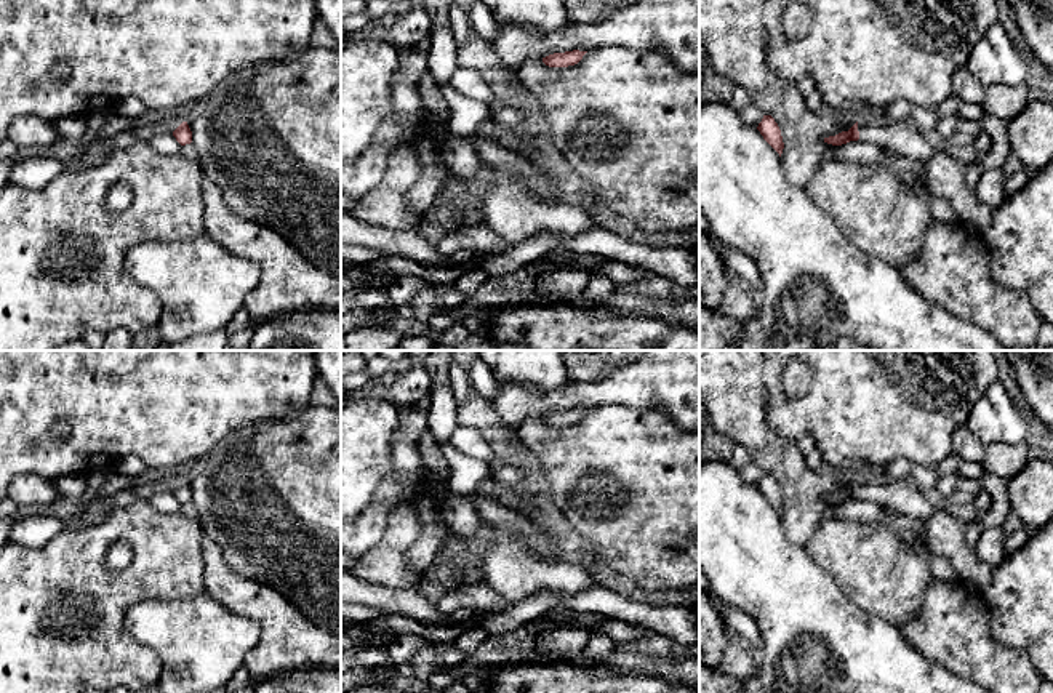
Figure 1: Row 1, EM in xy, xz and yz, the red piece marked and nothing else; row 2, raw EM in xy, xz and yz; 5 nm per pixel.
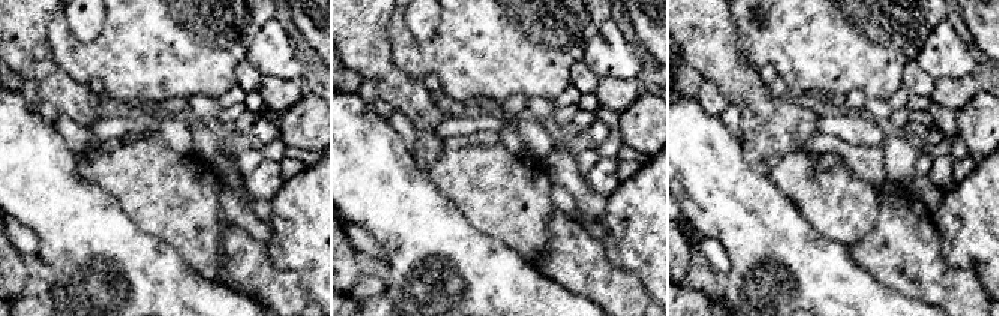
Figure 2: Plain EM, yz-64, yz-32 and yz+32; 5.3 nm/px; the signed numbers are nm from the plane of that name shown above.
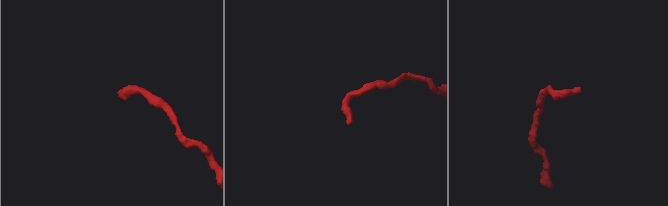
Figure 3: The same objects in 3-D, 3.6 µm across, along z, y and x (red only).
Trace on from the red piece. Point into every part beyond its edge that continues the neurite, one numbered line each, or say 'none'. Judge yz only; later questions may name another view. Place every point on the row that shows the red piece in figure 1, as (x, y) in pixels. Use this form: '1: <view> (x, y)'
1: yz (904, 140)

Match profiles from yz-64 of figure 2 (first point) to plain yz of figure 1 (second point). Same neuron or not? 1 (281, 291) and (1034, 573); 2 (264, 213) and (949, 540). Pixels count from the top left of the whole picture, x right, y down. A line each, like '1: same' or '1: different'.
1: different
2: same

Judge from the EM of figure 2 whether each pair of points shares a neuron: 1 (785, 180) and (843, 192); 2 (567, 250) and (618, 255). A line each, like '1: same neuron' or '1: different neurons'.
1: same neuron
2: different neurons

